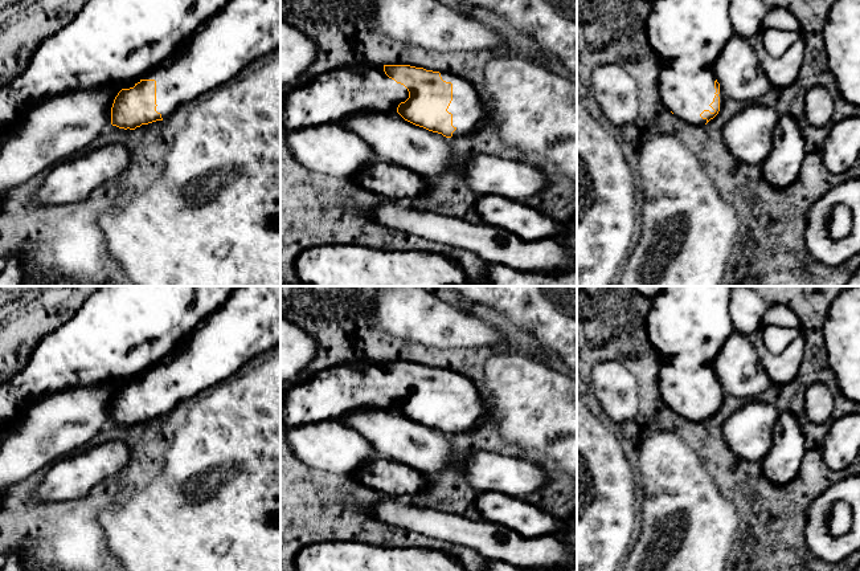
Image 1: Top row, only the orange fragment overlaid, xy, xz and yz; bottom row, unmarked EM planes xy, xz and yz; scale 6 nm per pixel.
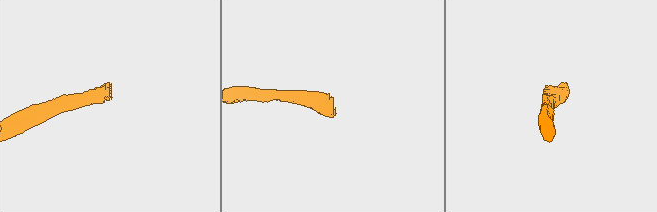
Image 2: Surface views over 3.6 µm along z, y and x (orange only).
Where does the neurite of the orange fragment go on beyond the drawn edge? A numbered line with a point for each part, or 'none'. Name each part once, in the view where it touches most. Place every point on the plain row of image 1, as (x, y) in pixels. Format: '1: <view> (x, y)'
1: yz (686, 391)

